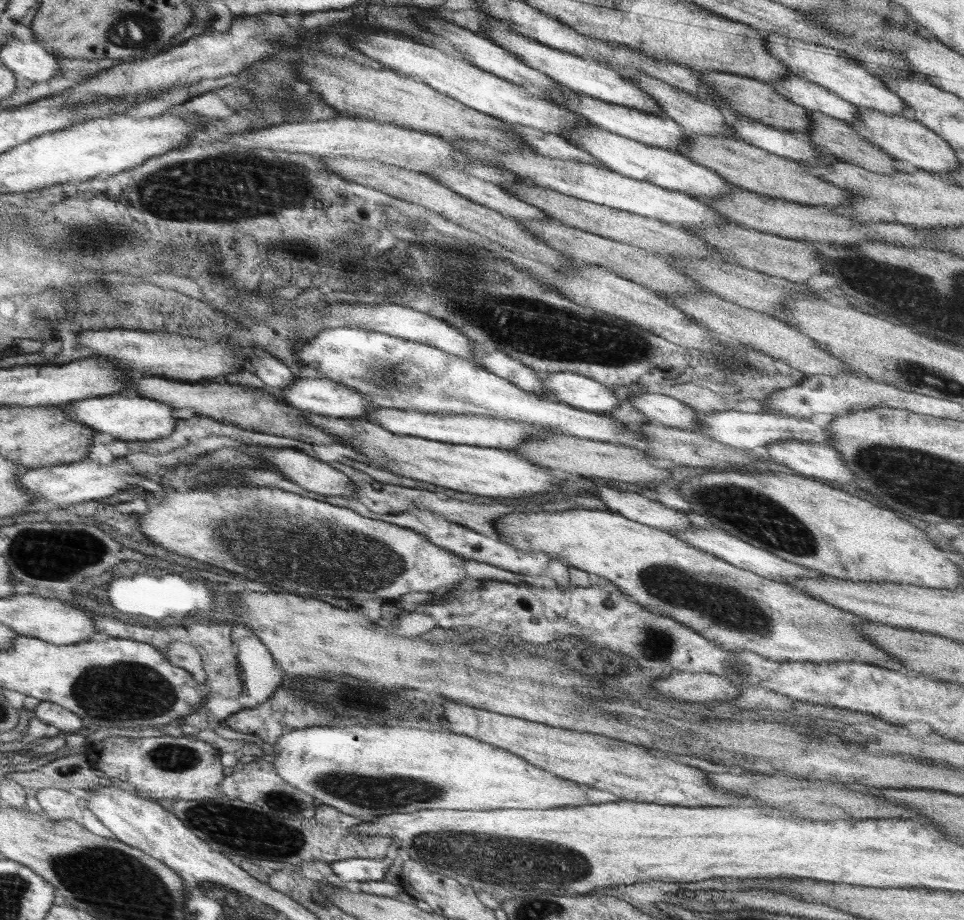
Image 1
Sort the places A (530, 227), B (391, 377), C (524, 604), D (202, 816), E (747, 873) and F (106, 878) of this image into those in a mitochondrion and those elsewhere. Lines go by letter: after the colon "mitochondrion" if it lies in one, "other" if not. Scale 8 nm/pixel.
A: other
B: mitochondrion
C: other
D: mitochondrion
E: other
F: mitochondrion

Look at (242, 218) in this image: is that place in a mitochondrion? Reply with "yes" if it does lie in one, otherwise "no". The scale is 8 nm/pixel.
yes

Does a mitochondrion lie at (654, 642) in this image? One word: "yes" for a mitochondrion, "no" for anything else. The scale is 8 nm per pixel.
yes

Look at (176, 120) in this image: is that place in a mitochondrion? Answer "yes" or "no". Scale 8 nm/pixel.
no

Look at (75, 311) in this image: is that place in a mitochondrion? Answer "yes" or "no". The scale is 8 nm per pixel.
no

